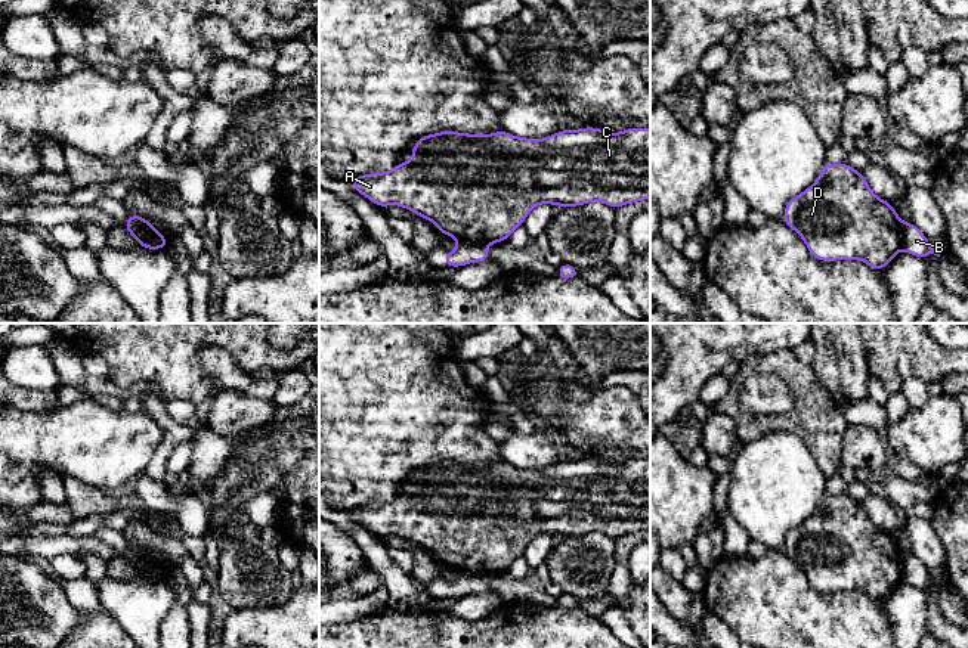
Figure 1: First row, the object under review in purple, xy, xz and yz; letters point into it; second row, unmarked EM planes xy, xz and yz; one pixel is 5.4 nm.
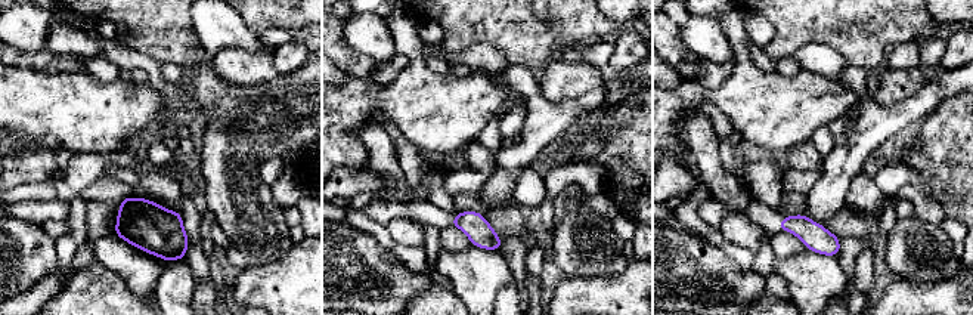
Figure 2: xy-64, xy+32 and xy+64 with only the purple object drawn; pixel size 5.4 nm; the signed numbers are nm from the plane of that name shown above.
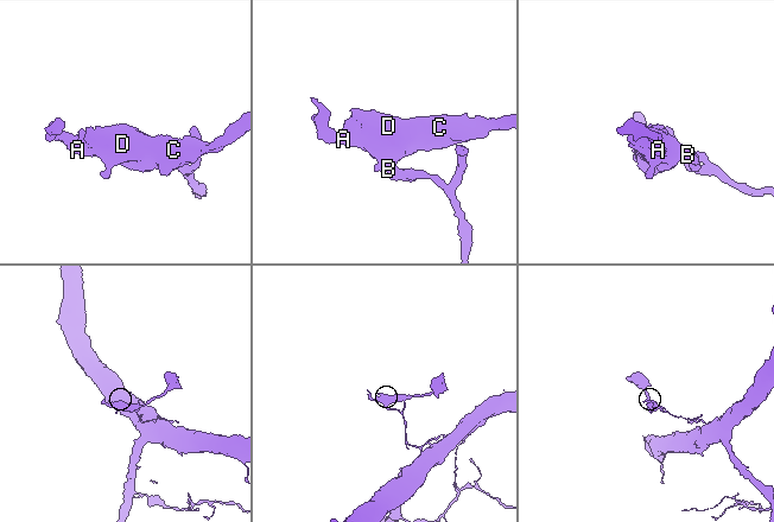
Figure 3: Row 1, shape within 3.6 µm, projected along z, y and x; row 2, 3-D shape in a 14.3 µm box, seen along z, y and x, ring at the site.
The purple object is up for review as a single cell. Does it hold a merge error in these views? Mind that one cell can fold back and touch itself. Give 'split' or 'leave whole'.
split

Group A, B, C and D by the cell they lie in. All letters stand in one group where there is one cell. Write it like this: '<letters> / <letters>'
A C D / B

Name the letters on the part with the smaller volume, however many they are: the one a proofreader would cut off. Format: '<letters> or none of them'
A, C, D

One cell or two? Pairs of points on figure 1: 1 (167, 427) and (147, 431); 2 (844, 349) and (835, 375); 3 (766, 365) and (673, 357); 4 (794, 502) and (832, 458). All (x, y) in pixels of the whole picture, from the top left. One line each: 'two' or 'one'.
1: two
2: one
3: two
4: two

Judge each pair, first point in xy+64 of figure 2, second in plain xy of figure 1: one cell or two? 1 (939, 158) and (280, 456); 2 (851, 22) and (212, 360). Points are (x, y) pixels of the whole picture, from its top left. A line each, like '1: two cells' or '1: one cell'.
1: two cells
2: two cells

